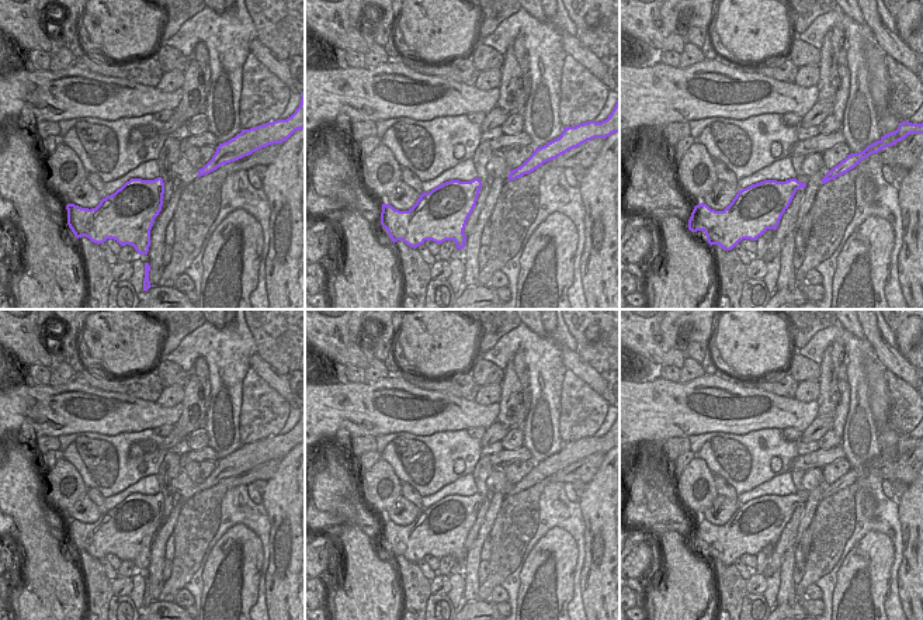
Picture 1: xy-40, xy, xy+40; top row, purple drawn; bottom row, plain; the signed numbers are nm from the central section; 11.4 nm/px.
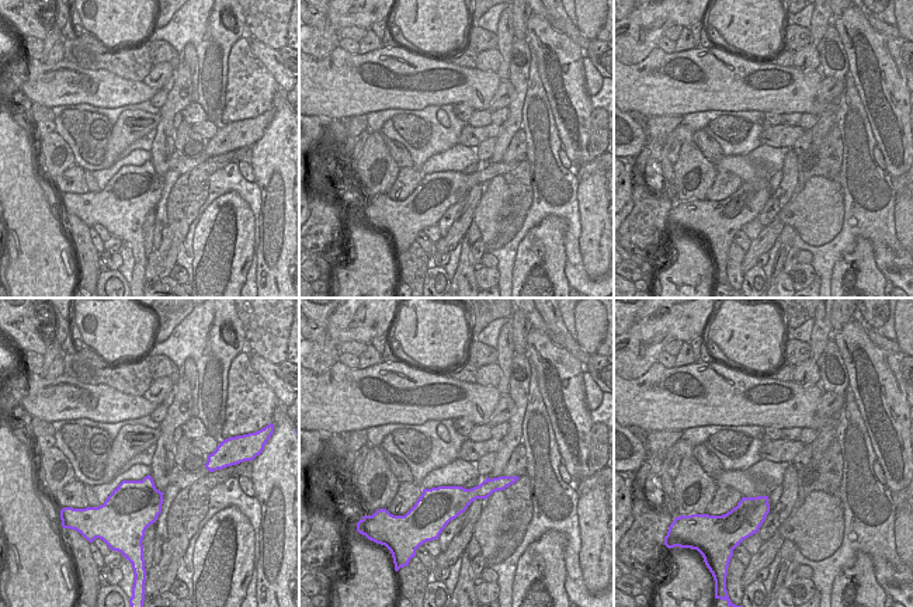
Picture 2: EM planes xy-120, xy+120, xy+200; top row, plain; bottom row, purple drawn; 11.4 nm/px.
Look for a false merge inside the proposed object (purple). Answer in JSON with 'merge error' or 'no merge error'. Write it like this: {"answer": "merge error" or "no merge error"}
{"answer": "no merge error"}

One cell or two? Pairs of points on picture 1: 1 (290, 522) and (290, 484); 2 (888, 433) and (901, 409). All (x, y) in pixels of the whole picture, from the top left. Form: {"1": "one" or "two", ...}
{"1": "one", "2": "two"}

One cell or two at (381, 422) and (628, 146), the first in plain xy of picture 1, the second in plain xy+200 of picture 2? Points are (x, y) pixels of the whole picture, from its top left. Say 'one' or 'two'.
two

